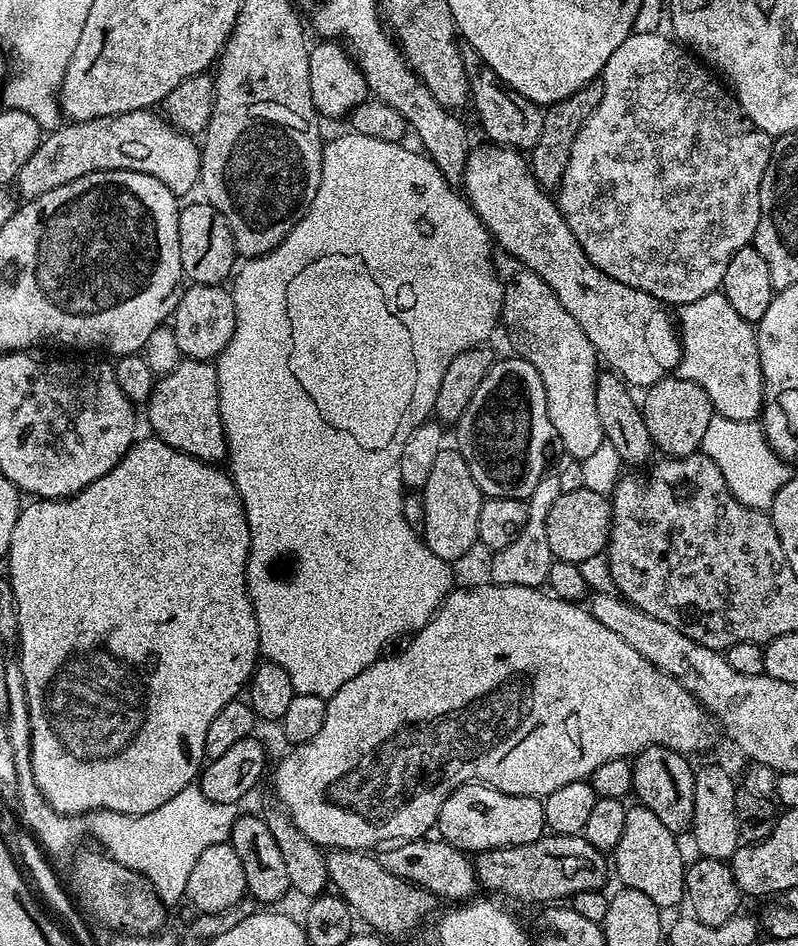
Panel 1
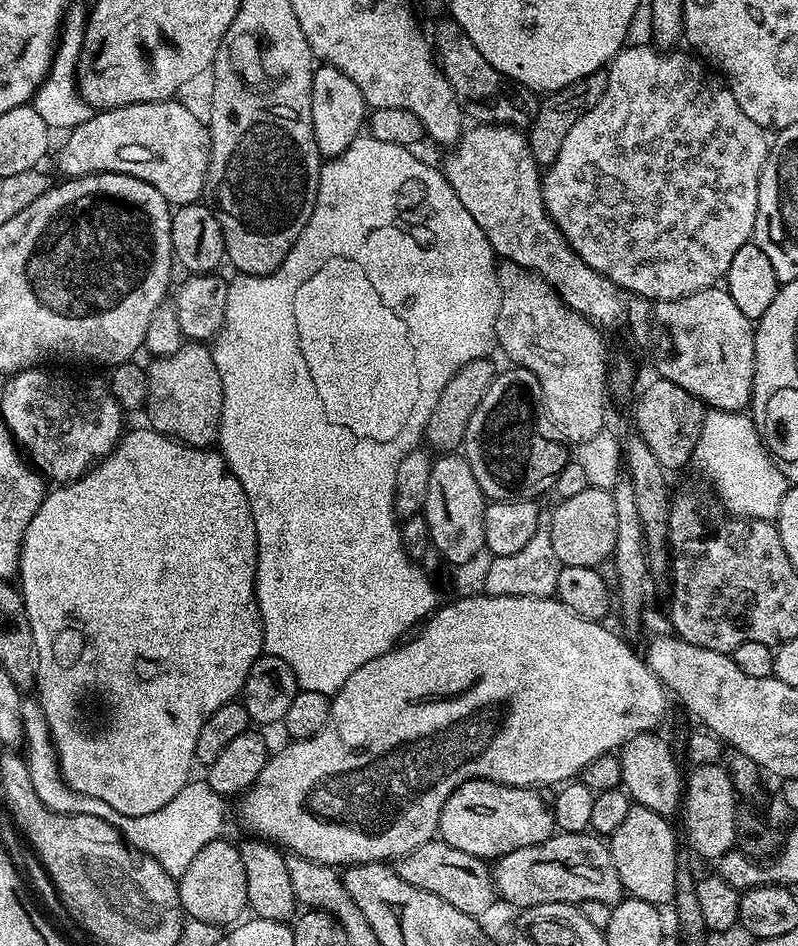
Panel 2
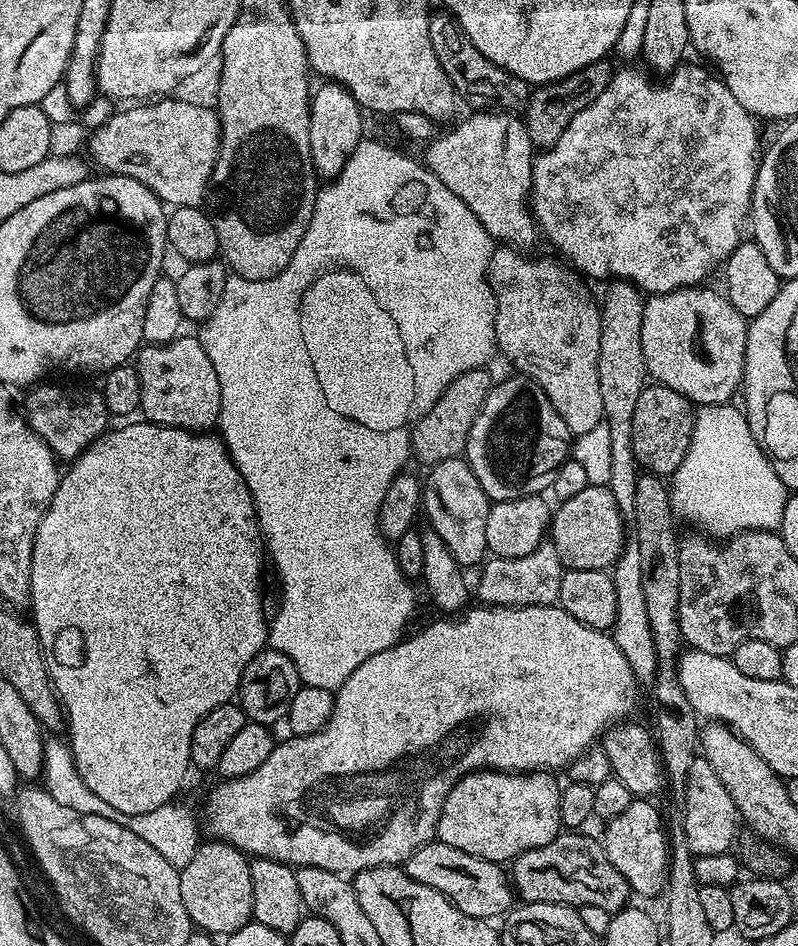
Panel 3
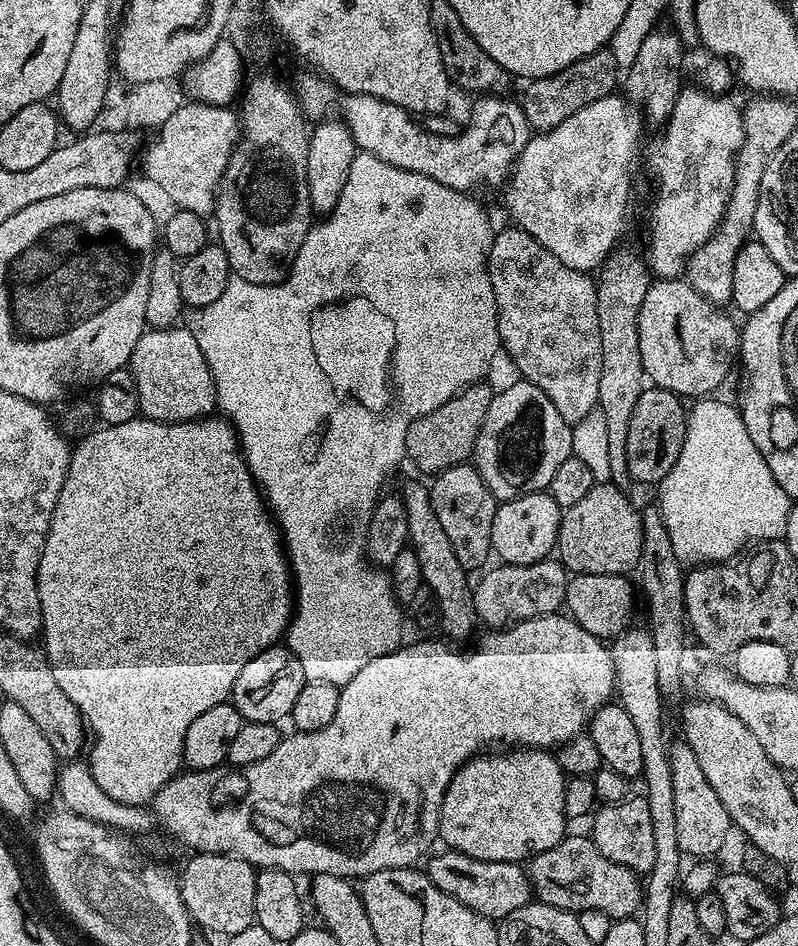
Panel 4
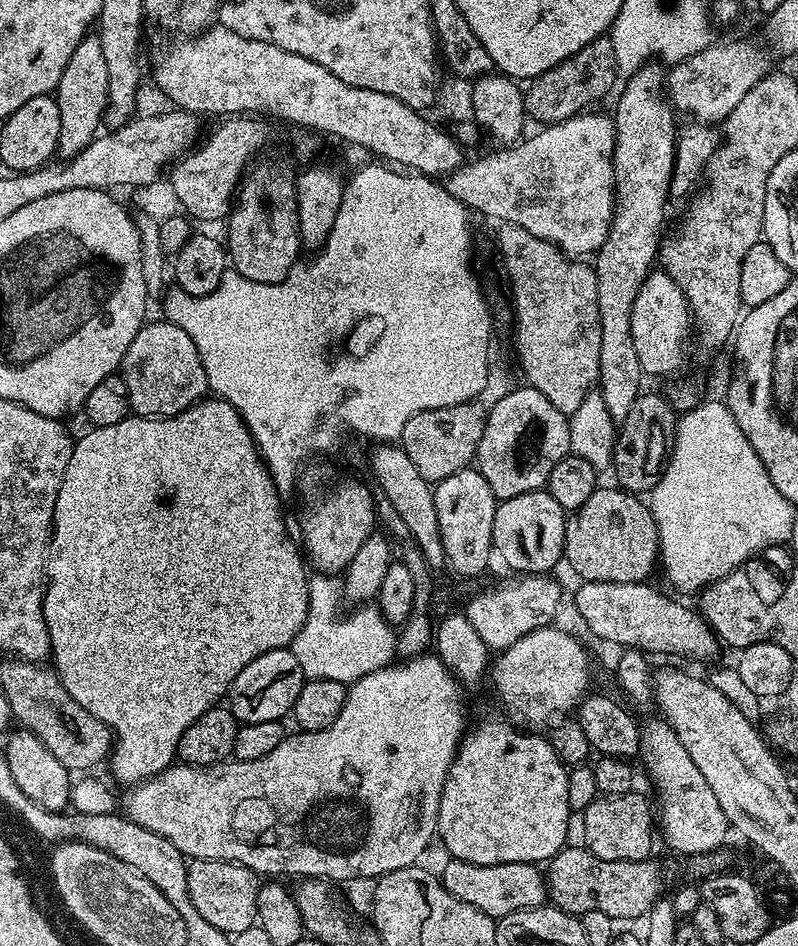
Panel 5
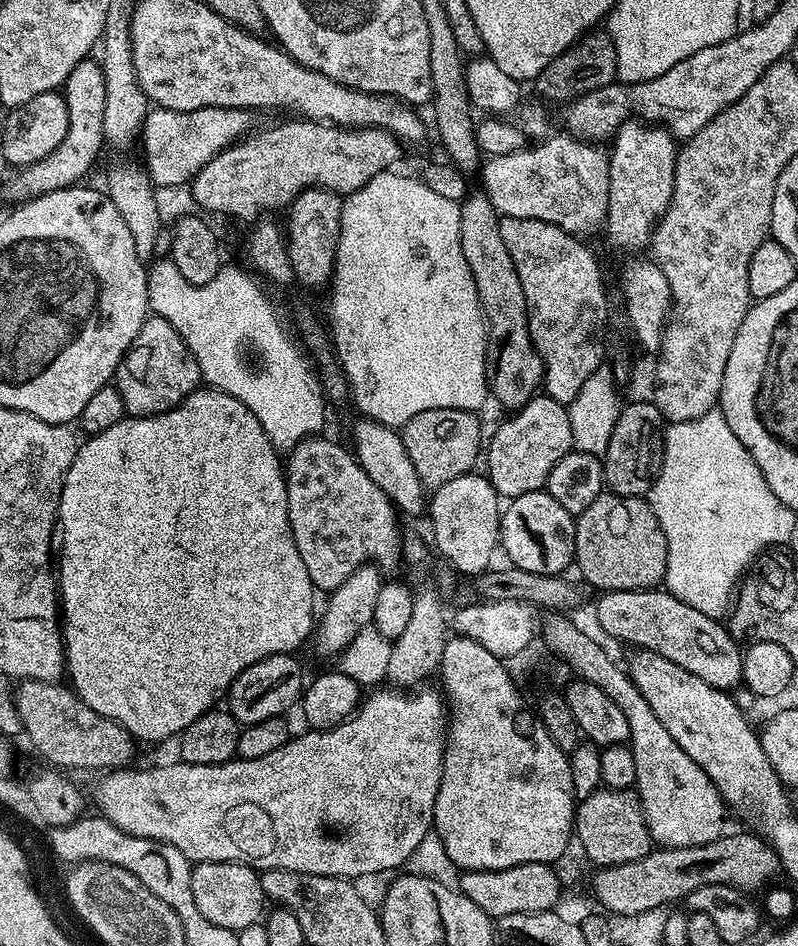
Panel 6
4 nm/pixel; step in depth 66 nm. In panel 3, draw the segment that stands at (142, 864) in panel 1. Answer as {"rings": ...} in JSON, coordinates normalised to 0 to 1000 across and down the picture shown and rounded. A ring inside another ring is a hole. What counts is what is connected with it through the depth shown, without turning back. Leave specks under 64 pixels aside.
{"rings":[[[70,776],[61,777],[55,784],[53,832],[65,840],[68,848],[78,848],[78,852],[88,852],[88,856],[98,856],[98,860],[123,860],[128,865],[147,867],[149,871],[158,872],[163,877],[168,877],[168,882],[173,882],[173,886],[188,890],[188,894],[193,894],[193,899],[198,899],[198,903],[203,903],[203,907],[208,907],[208,911],[213,911],[221,918],[231,918],[233,911],[238,911],[238,907],[243,907],[243,903],[251,897],[253,871],[247,859],[244,863],[233,851],[226,850],[227,848],[198,852],[198,856],[188,856],[188,860],[159,863],[143,856],[143,852],[128,848],[128,844],[123,844],[123,839],[117,839],[113,831],[103,827],[90,804],[90,792]]]}

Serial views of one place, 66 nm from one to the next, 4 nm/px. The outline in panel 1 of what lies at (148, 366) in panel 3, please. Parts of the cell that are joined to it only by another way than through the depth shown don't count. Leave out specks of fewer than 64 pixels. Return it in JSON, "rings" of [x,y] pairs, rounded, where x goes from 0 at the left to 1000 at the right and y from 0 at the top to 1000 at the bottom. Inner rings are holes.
{"rings":[[[227,379],[226,385],[218,387],[218,391],[197,401],[185,422],[183,434],[185,434],[185,448],[195,456],[192,457],[194,464],[218,471],[226,478],[246,482],[259,490],[274,492],[284,483],[286,468],[281,465],[281,451],[276,441],[276,418],[269,384],[258,381]]]}

